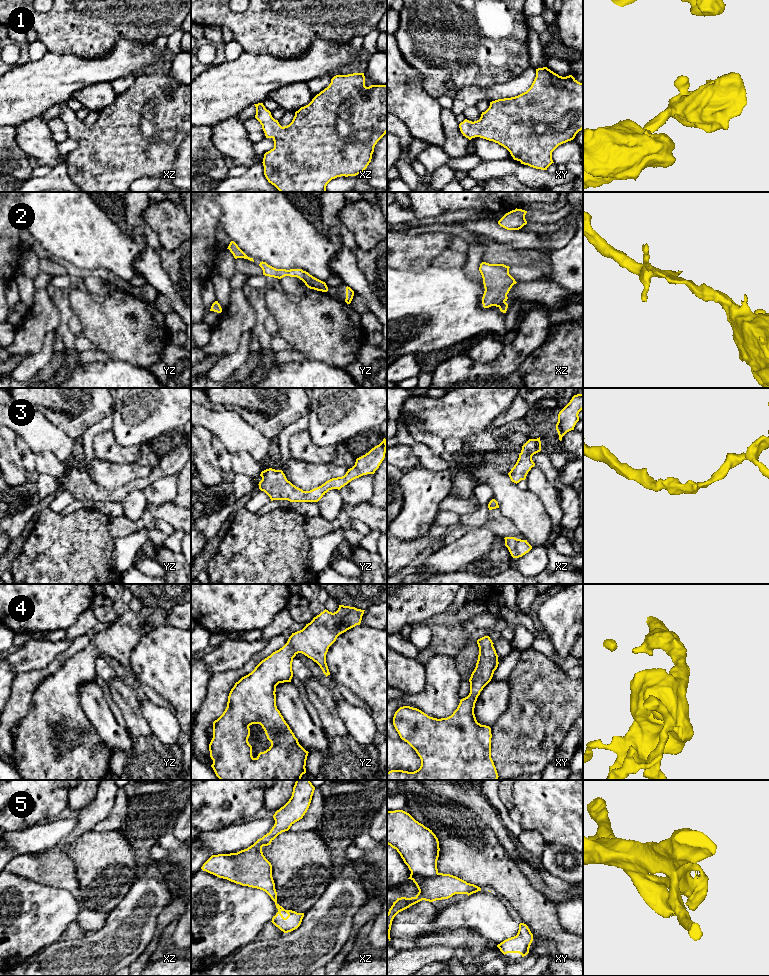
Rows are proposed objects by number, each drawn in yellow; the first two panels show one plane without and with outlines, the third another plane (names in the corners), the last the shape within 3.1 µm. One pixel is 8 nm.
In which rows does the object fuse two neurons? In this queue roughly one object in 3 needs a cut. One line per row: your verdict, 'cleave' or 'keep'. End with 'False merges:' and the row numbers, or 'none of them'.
1: keep
2: keep
3: keep
4: keep
5: keep
False merges: none of them

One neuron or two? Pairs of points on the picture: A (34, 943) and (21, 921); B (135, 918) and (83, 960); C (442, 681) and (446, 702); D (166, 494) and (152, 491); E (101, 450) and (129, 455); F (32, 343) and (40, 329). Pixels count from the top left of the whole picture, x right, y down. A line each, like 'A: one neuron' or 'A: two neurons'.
A: one neuron
B: one neuron
C: one neuron
D: one neuron
E: one neuron
F: one neuron

